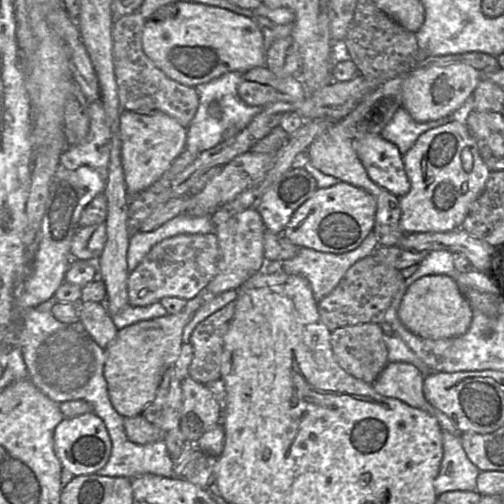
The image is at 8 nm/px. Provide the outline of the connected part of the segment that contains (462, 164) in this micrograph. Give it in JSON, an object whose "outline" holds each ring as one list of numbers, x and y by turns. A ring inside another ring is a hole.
{"outline":[[452,121,424,132,402,159,410,190,399,198,401,230,409,234,461,229,470,205,483,191,491,172,467,125]]}

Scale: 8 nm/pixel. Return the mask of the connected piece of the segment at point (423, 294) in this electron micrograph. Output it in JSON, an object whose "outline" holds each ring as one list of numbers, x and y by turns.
{"outline":[[428,275,414,281,407,288,397,315,408,331,430,340,455,338,465,334,473,318,472,309,461,289,446,275]]}

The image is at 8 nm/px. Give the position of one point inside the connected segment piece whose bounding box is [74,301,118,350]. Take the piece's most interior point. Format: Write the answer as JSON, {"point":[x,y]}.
{"point":[94,316]}

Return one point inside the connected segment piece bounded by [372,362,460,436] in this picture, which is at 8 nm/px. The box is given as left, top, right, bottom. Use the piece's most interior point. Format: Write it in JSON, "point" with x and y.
{"point":[402,381]}

